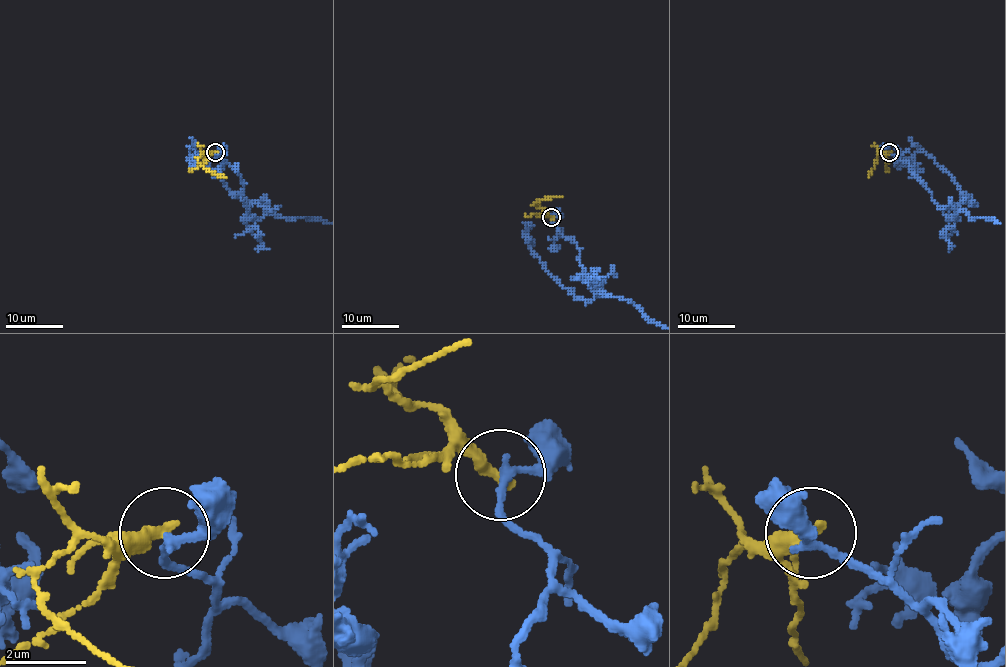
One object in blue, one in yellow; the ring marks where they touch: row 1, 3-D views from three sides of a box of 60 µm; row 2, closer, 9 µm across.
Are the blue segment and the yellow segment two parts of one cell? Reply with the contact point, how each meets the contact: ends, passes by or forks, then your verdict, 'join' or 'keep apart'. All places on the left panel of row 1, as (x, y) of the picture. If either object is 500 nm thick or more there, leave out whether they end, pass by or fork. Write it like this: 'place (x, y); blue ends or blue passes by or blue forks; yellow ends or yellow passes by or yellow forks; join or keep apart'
place (215, 152); blue passes by; yellow ends; keep apart

